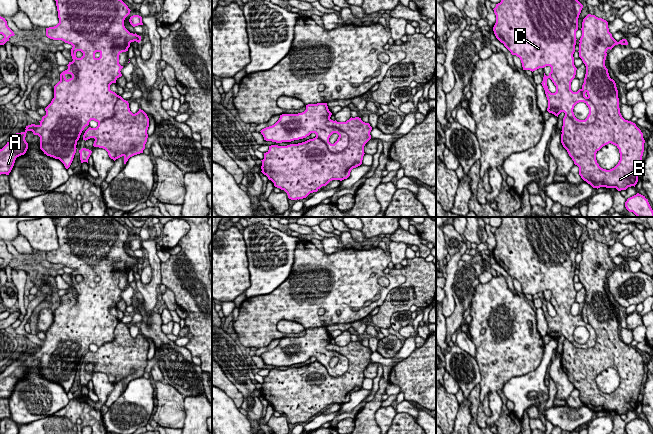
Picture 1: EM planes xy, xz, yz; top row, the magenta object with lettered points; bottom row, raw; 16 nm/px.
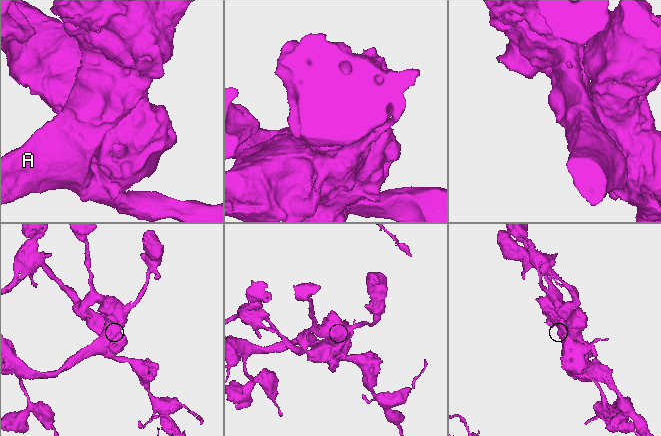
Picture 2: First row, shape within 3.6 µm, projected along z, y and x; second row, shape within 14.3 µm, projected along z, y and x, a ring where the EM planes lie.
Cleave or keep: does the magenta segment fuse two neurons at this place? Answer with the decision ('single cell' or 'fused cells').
fused cells

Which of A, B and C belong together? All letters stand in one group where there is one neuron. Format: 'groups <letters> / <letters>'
groups A C / B

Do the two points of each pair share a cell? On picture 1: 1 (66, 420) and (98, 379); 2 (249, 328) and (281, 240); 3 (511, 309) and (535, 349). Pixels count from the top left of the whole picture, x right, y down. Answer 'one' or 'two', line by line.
1: one
2: two
3: one

